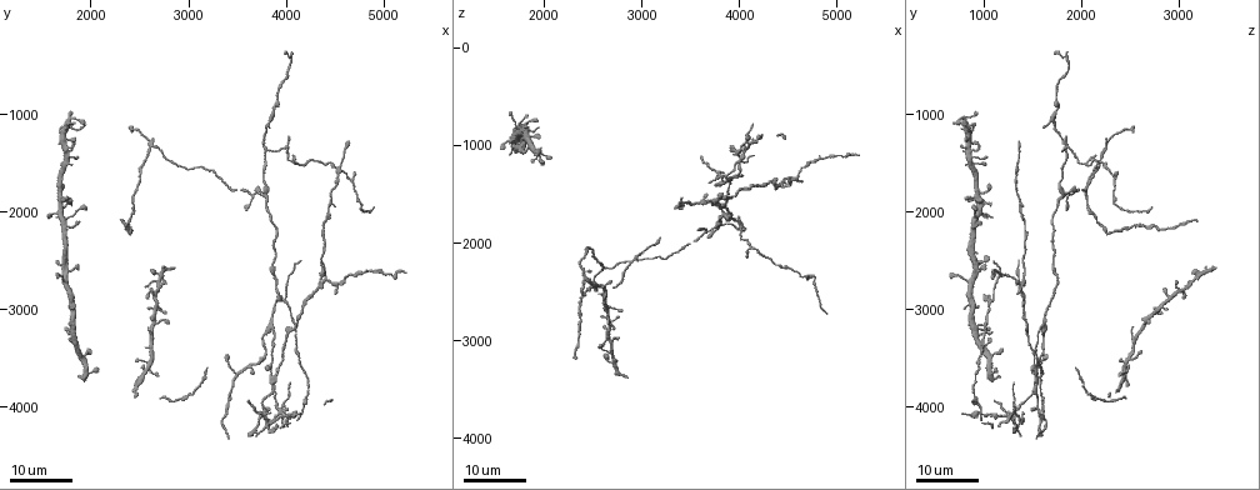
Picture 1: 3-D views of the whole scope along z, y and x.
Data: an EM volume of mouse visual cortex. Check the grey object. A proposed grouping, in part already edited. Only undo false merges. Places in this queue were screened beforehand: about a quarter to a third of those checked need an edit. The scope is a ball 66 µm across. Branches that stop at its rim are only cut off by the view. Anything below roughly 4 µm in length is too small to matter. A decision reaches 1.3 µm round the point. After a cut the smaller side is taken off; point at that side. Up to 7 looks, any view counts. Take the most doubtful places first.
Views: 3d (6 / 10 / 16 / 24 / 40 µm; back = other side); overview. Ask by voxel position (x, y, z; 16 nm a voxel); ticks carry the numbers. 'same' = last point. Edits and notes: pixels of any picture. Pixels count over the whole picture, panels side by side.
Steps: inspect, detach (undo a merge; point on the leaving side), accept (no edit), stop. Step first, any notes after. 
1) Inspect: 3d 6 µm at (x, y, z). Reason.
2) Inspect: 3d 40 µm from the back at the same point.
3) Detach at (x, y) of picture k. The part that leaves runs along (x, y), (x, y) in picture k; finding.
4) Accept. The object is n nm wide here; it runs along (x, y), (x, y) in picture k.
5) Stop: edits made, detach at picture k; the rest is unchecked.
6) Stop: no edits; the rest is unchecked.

Inspect: 3d 16 µm at (2580, 1320, 2260). Four arms meet.

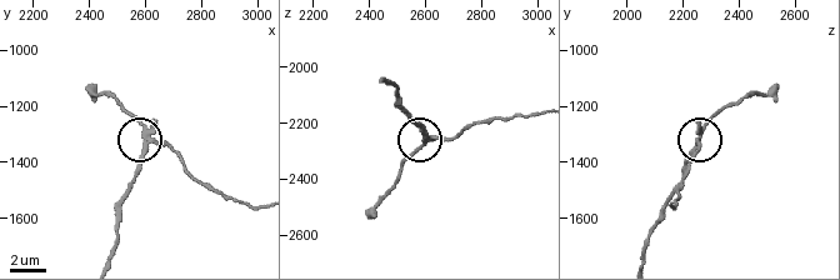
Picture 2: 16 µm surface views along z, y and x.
Inspect: 3d 6 µm at (2600, 1320, 2250).

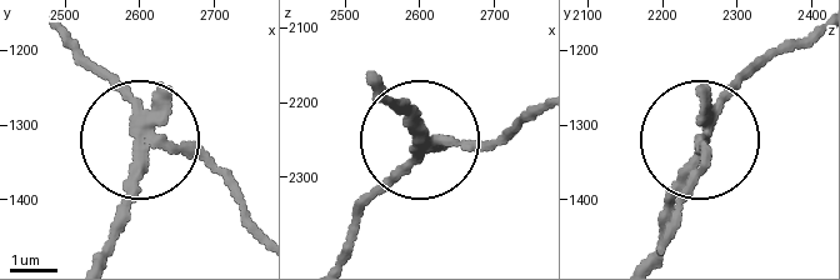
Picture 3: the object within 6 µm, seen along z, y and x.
Detach at (135, 189) of picture 3. 4 arms meet here; the part that leaves runs along (146, 136), (103, 251) in picture 3; two neurons meet here.

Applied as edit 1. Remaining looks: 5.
Inspect: overview.

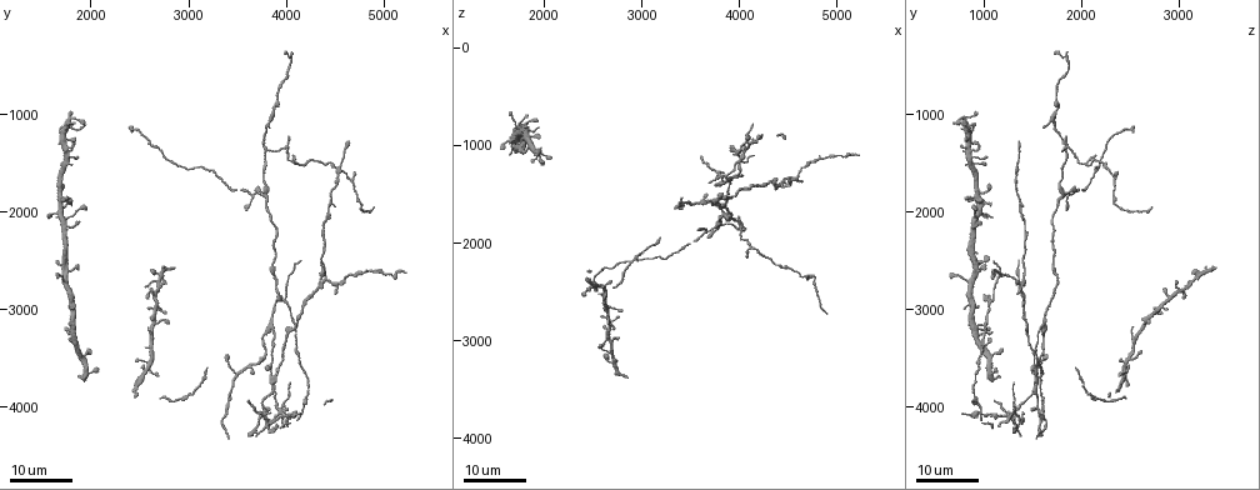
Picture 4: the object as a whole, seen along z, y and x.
Inspect: 3d 24 µm at (3820, 1820, 1780). Branch point.

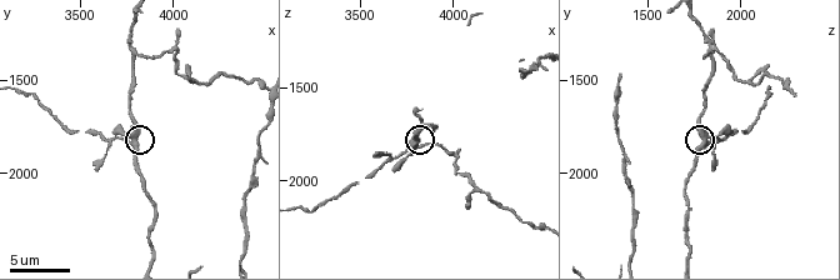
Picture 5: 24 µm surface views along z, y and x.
Inspect: 3d 10 µm at (3780, 1820, 1820).

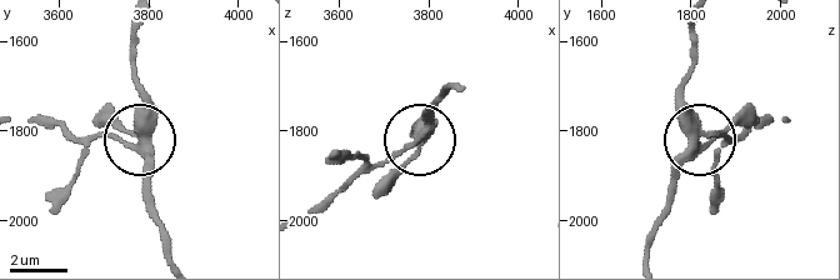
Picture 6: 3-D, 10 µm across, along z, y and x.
Accept. It runs along (64, 133), (83, 140), (105, 133), (138, 138), (135, 79) in picture 6; all the same neuron.

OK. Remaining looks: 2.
Stop: edits made, detach at picture 3; the rest is unchecked.

